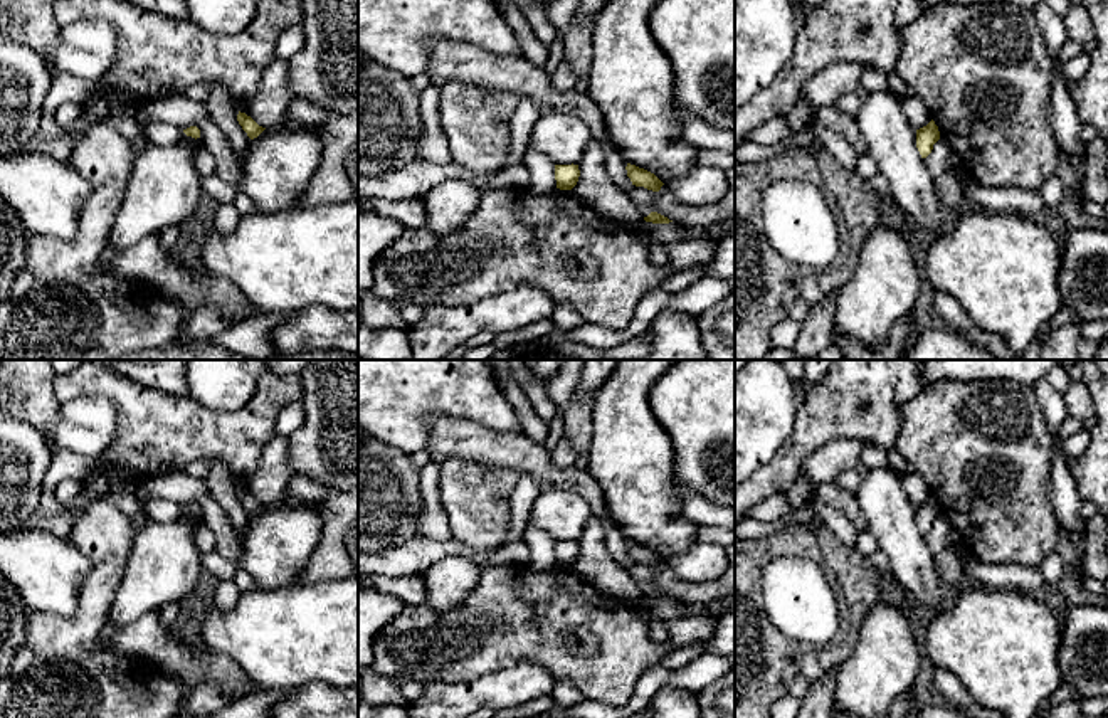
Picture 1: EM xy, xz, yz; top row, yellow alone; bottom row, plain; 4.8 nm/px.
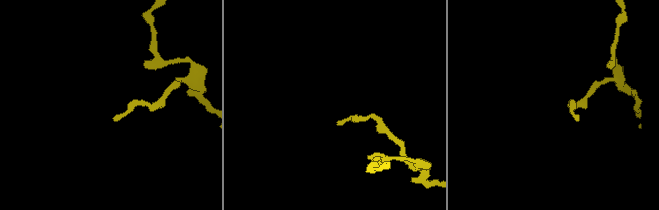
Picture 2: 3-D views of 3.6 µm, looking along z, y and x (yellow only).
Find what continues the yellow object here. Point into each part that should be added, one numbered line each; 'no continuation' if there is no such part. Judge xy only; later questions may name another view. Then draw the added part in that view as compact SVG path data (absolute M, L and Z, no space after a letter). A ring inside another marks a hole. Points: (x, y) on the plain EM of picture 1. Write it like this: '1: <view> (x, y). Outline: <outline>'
no continuation

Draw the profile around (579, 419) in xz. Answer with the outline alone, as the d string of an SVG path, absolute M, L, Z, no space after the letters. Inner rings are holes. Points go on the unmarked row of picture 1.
M578 383L563 419L563 437L577 454L588 452L594 437L594 399Z

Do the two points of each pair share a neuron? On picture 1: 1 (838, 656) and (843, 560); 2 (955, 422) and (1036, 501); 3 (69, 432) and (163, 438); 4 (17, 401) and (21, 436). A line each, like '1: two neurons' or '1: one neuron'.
1: one neuron
2: one neuron
3: two neurons
4: two neurons

